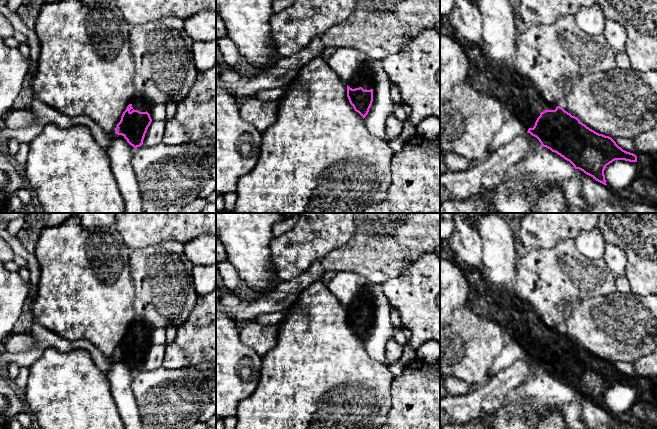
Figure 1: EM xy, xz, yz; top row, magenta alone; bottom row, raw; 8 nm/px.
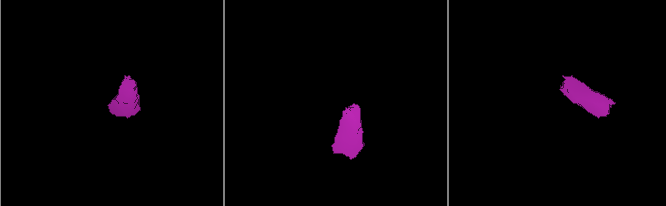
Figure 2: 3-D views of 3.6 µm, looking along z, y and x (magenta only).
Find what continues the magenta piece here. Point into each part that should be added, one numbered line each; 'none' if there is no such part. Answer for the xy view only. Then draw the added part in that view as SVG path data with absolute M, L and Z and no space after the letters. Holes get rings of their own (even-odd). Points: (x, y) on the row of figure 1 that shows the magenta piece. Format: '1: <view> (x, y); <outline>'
1: xy (142, 107); M136 99L131 104L132 104L133 109L136 109L140 112L146 112L149 107L149 104L139 102Z

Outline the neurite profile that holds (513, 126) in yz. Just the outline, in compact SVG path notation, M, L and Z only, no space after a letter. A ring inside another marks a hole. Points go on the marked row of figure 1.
M512 112L505 120L500 130L495 134L489 148L491 153L509 143L516 136L524 134L528 131L523 117L515 112Z

